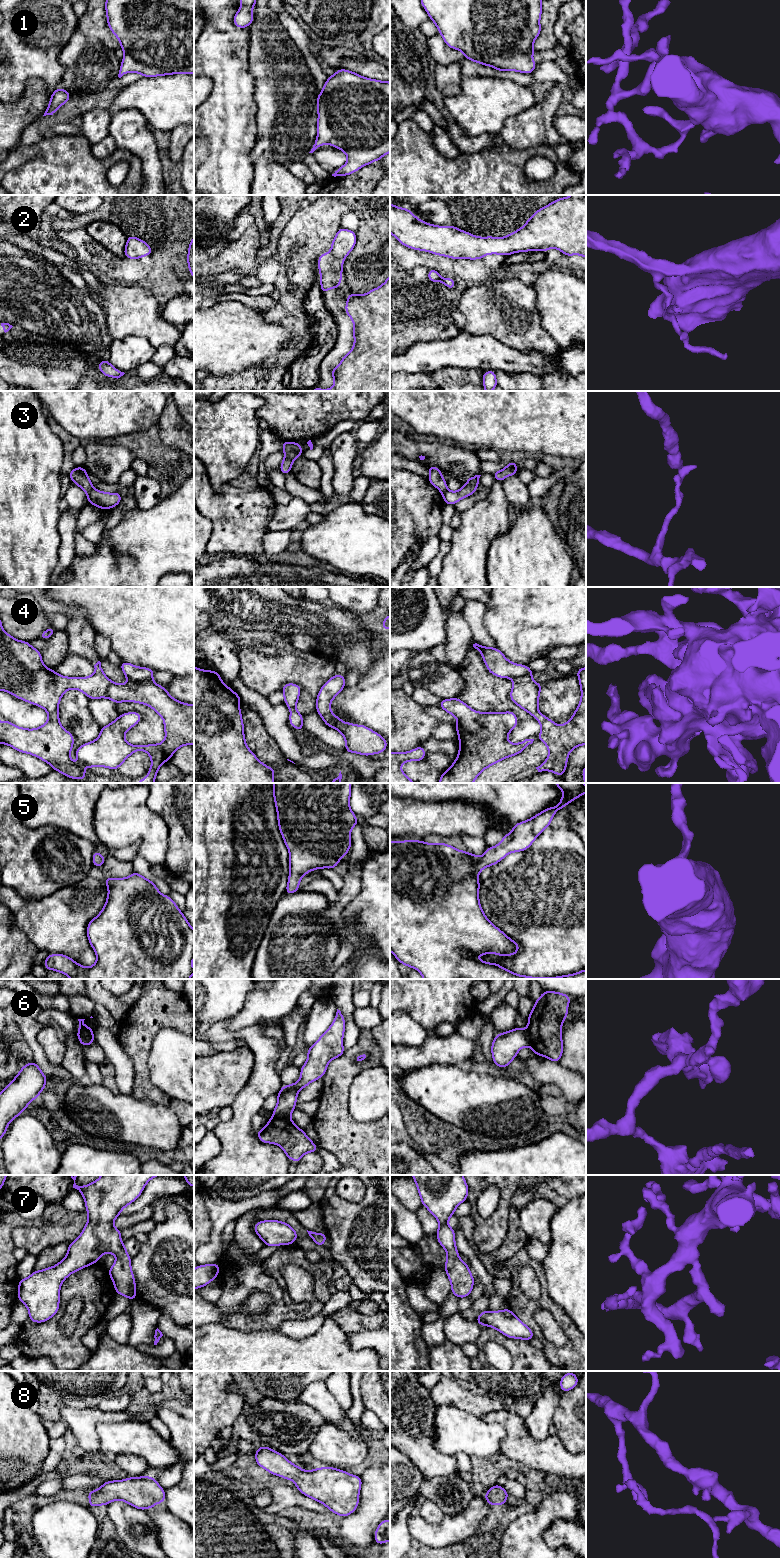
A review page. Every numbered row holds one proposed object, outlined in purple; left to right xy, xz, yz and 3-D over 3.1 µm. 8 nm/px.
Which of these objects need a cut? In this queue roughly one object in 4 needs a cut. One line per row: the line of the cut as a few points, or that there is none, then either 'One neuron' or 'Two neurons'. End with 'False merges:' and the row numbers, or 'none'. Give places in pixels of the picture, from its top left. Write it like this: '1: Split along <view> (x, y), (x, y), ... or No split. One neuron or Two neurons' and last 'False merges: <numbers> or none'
1: No split. One neuron
2: No split. One neuron
3: Split along xy (92, 488), (87, 493). Two neurons
4: No split. One neuron
5: No split. One neuron
6: Split along xy (79, 1029), (92, 1034). Two neurons
7: No split. One neuron
8: No split. One neuron
False merges: 3, 6

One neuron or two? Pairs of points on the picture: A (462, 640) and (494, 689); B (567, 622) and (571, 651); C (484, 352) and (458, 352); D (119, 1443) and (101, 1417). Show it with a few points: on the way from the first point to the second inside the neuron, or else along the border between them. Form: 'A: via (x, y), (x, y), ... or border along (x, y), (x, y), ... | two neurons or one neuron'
A: border along (469, 647), (464, 659), (457, 667) | two neurons
B: border along (575, 644), (558, 645), (547, 652) | two neurons
C: via (478, 352), (464, 352) | one neuron
D: border along (112, 1422), (100, 1422), (97, 1425), (99, 1445) | two neurons

